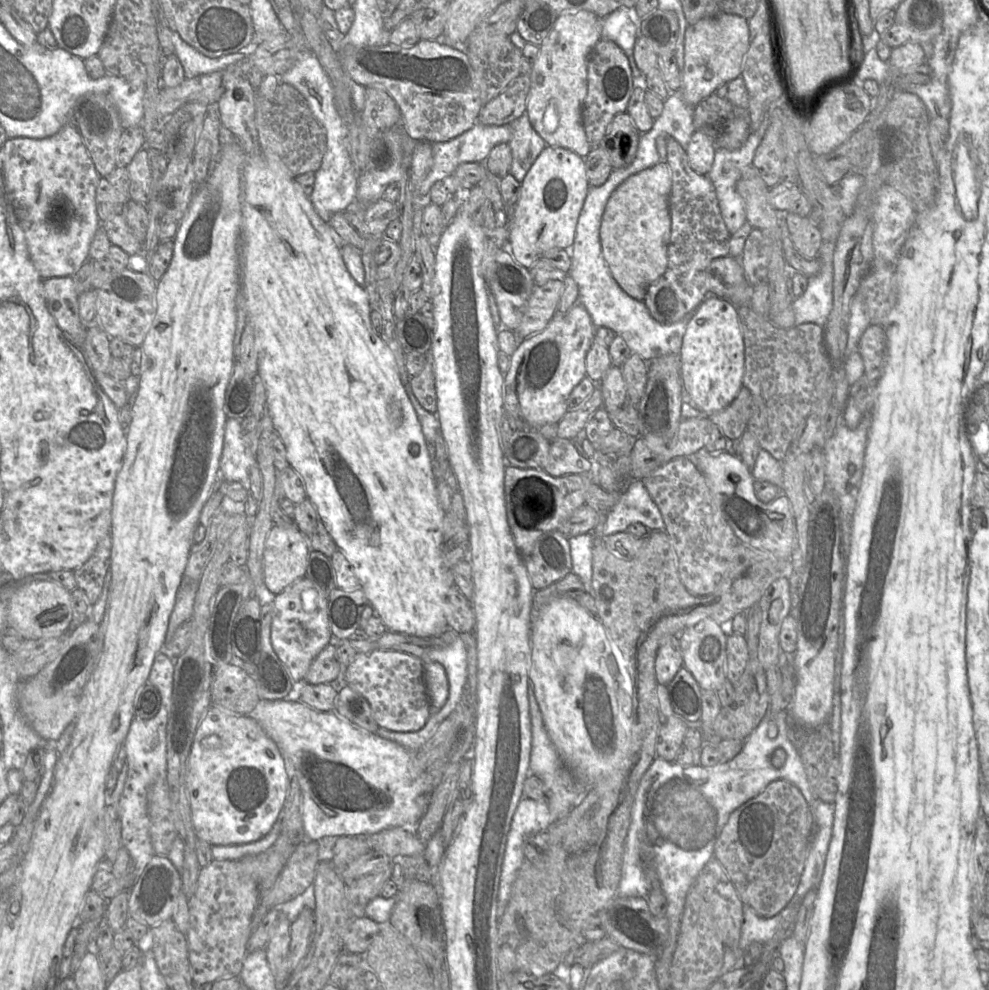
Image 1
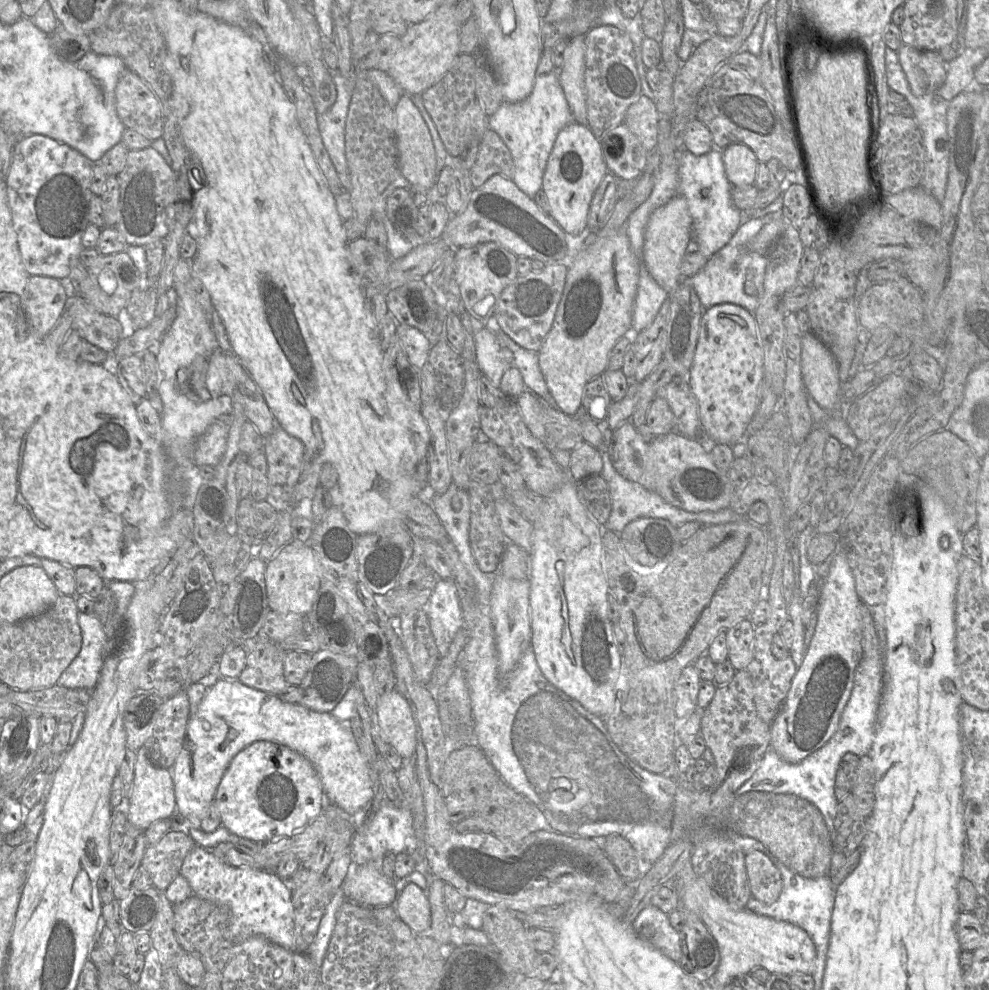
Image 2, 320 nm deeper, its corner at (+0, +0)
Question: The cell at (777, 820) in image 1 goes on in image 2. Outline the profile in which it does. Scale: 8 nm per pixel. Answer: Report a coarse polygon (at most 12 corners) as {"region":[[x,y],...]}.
{"region":[[761,851],[745,855],[752,897],[772,904],[781,872]]}

